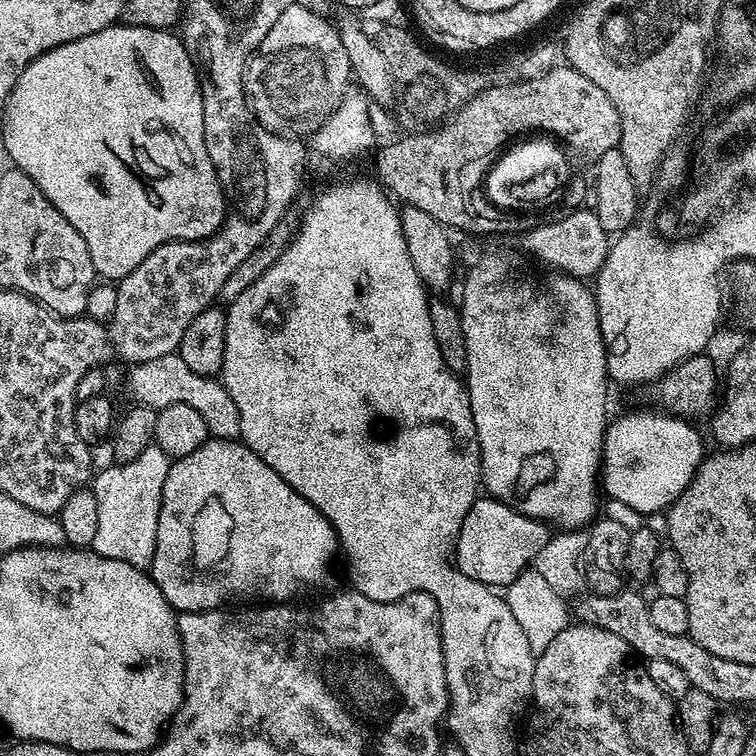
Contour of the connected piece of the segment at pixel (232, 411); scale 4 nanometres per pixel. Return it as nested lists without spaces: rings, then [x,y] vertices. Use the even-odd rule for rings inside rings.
[[[178,354],[154,358],[150,362],[133,364],[127,369],[128,392],[135,403],[145,404],[157,410],[171,404],[185,404],[198,414],[202,414],[202,422],[206,422],[209,433],[217,440],[235,440],[240,434],[238,408],[226,390],[223,379],[215,376],[194,374],[186,362]]]

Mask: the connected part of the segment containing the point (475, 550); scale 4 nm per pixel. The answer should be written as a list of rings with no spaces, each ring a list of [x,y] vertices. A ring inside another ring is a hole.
[[[480,496],[472,504],[459,528],[454,563],[468,578],[474,578],[475,581],[480,581],[491,588],[506,588],[512,584],[520,572],[525,571],[533,563],[537,554],[546,546],[551,537],[552,532],[547,523],[530,519],[500,500]]]

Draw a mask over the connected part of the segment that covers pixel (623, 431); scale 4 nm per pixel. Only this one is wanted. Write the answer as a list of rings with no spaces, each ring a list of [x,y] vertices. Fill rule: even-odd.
[[[659,410],[630,412],[607,425],[601,452],[600,482],[610,498],[620,500],[643,516],[670,508],[688,488],[706,451],[691,421]]]

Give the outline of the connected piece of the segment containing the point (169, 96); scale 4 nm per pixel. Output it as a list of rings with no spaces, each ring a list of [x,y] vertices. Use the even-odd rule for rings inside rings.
[[[117,22],[110,28],[71,40],[34,58],[22,70],[18,82],[14,82],[14,90],[10,90],[7,100],[3,101],[4,148],[12,159],[9,161],[34,178],[42,194],[46,194],[46,198],[50,198],[66,222],[70,222],[70,226],[82,234],[97,277],[108,282],[119,282],[126,278],[126,274],[130,274],[130,270],[134,270],[134,266],[138,266],[138,262],[142,262],[142,258],[158,250],[158,246],[171,244],[174,240],[204,240],[223,228],[226,201],[224,188],[218,182],[218,174],[214,170],[214,162],[210,162],[210,154],[206,150],[201,83],[193,53],[188,51],[187,44],[175,31]]]

